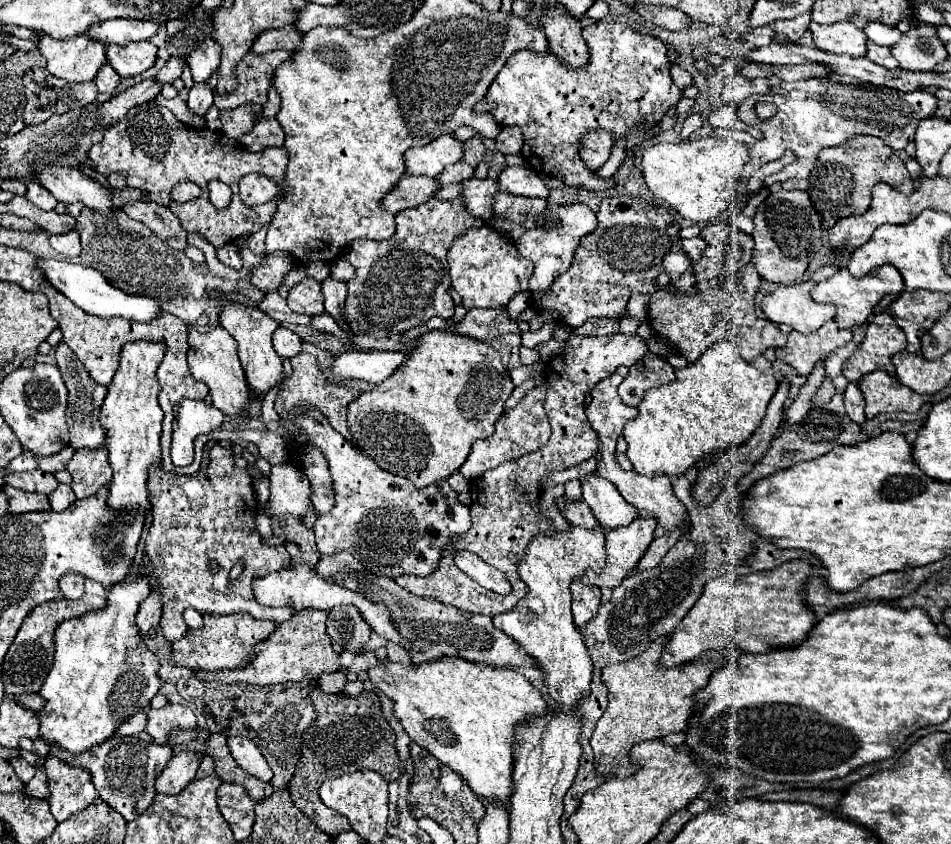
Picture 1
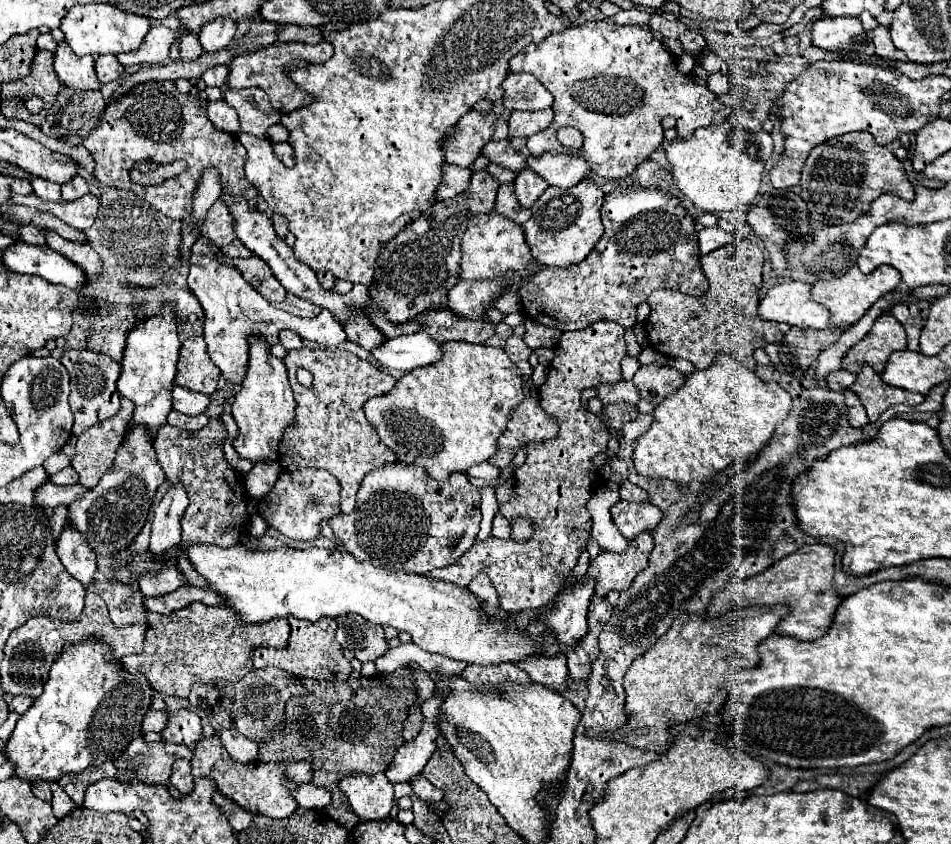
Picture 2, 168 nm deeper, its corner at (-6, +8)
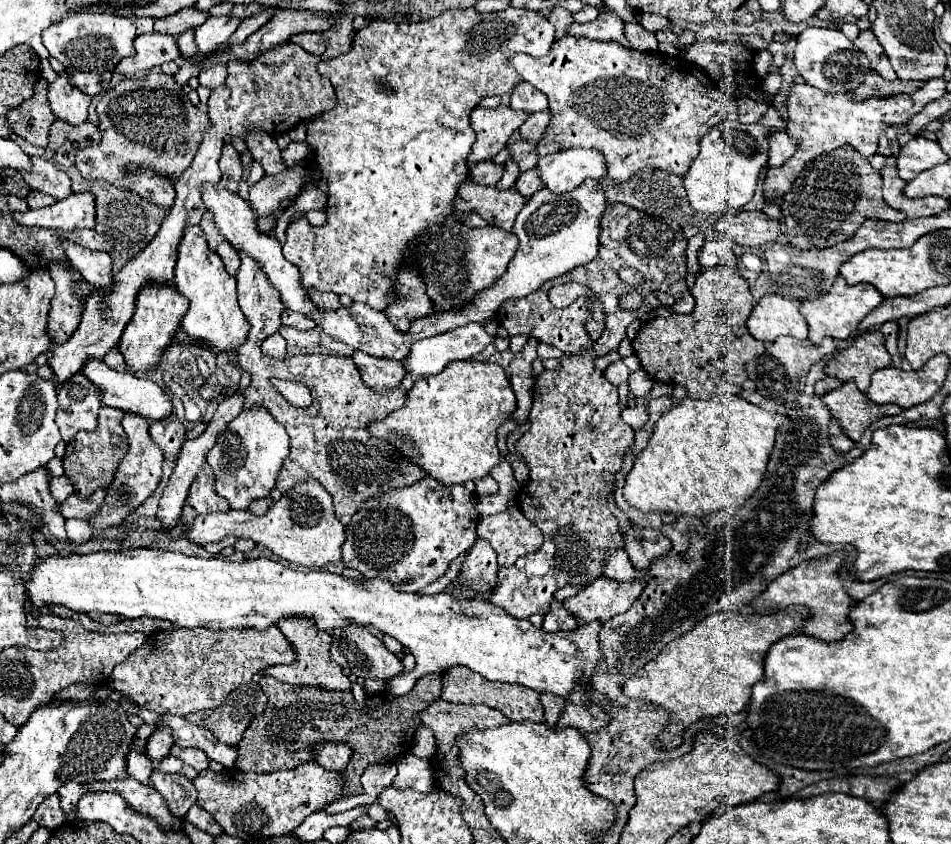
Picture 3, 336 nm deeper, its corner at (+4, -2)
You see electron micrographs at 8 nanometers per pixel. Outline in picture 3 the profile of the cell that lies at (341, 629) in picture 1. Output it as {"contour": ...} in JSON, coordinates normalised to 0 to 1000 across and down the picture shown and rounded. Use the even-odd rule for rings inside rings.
{"contour":[[[366,742],[366,744],[353,744],[349,746],[349,768],[347,768],[347,777],[351,784],[355,784],[362,791],[368,791],[370,799],[374,799],[376,803],[391,803],[397,806],[402,810],[408,810],[414,801],[423,799],[425,789],[423,784],[406,770],[406,765],[402,763],[400,756],[391,754],[383,742]]]}

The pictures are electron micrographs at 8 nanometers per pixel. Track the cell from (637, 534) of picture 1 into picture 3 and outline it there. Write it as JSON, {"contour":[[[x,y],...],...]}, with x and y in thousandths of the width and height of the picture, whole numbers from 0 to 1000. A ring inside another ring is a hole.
{"contour":[[[629,685],[620,694],[612,697],[604,709],[593,713],[593,720],[612,737],[629,735],[639,737],[644,730],[658,725],[677,699],[677,687],[671,685],[665,692],[648,690],[641,685]]]}

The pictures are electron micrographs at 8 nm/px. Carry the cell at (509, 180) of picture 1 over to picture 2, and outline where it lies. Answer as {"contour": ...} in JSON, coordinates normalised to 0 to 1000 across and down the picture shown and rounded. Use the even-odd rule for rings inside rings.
{"contour":[[[574,180],[566,187],[557,185],[553,190],[553,199],[557,199],[566,209],[570,209],[578,220],[585,220],[585,223],[599,223],[608,218],[620,201],[614,187],[587,182],[587,180],[585,182]]]}

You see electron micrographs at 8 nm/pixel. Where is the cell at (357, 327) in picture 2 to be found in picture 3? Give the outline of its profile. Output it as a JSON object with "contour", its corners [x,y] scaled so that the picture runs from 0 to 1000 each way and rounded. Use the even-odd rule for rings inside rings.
{"contour":[[[372,417],[370,427],[374,429],[381,450],[391,462],[404,462],[404,460],[416,460],[425,445],[429,443],[423,434],[423,429],[416,427],[404,427],[404,424],[391,424],[383,417]]]}

